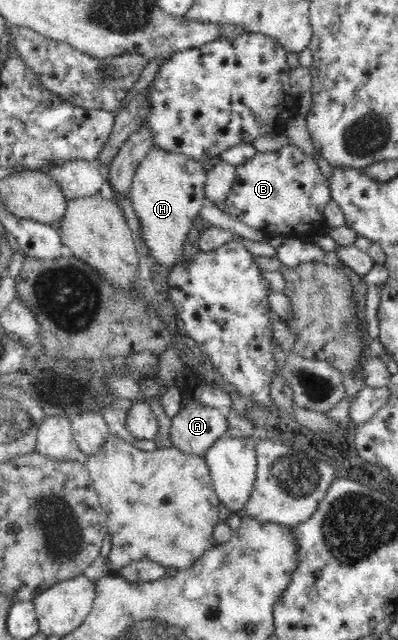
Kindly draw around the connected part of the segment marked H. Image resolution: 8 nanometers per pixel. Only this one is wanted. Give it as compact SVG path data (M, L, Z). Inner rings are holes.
M153 148L137 167L129 197L139 218L146 248L160 266L171 268L180 260L192 222L207 204L203 193L207 174L203 163L159 148Z

